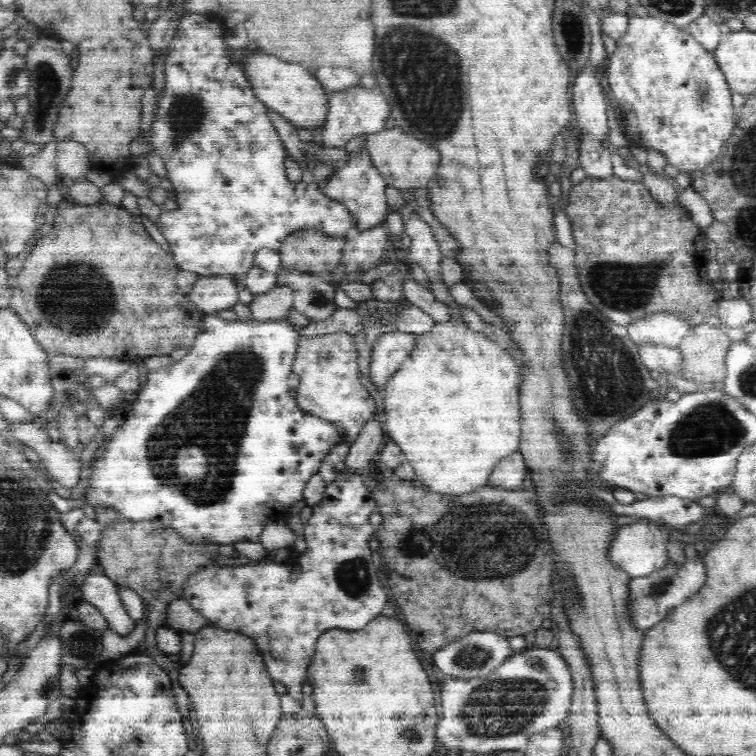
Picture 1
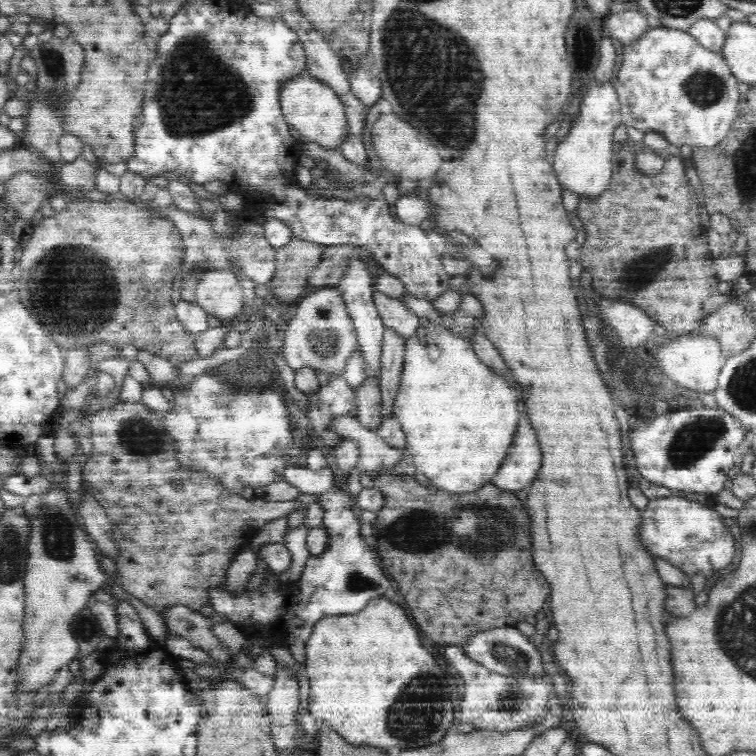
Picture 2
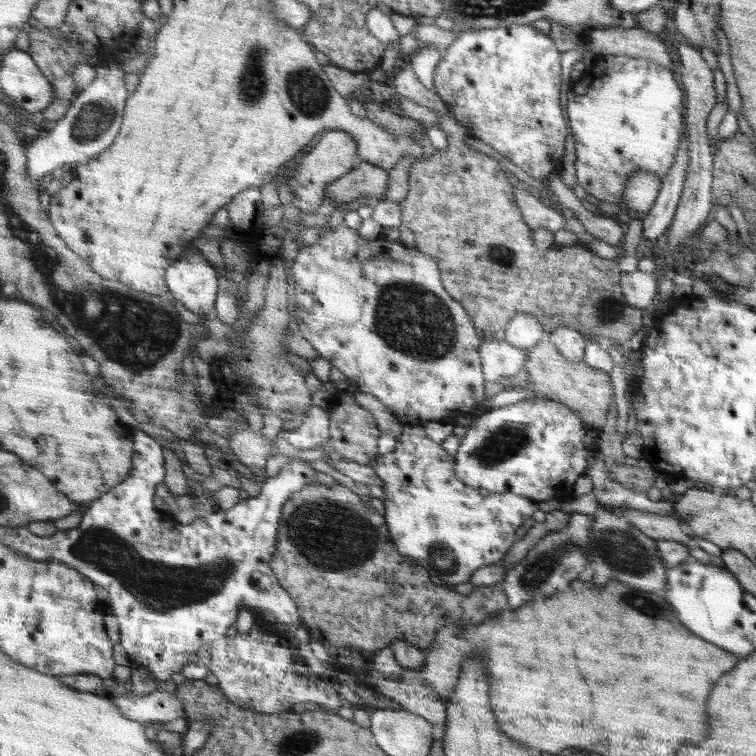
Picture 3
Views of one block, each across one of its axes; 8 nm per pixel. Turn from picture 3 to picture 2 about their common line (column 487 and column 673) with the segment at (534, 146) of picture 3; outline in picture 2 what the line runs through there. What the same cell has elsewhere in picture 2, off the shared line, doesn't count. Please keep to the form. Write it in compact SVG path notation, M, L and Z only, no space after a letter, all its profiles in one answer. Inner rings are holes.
M660 25L646 30L635 42L623 46L618 82L614 84L621 105L621 123L642 131L662 133L669 143L708 150L715 147L733 127L739 112L739 81L733 76L724 56L701 46L689 31Z

